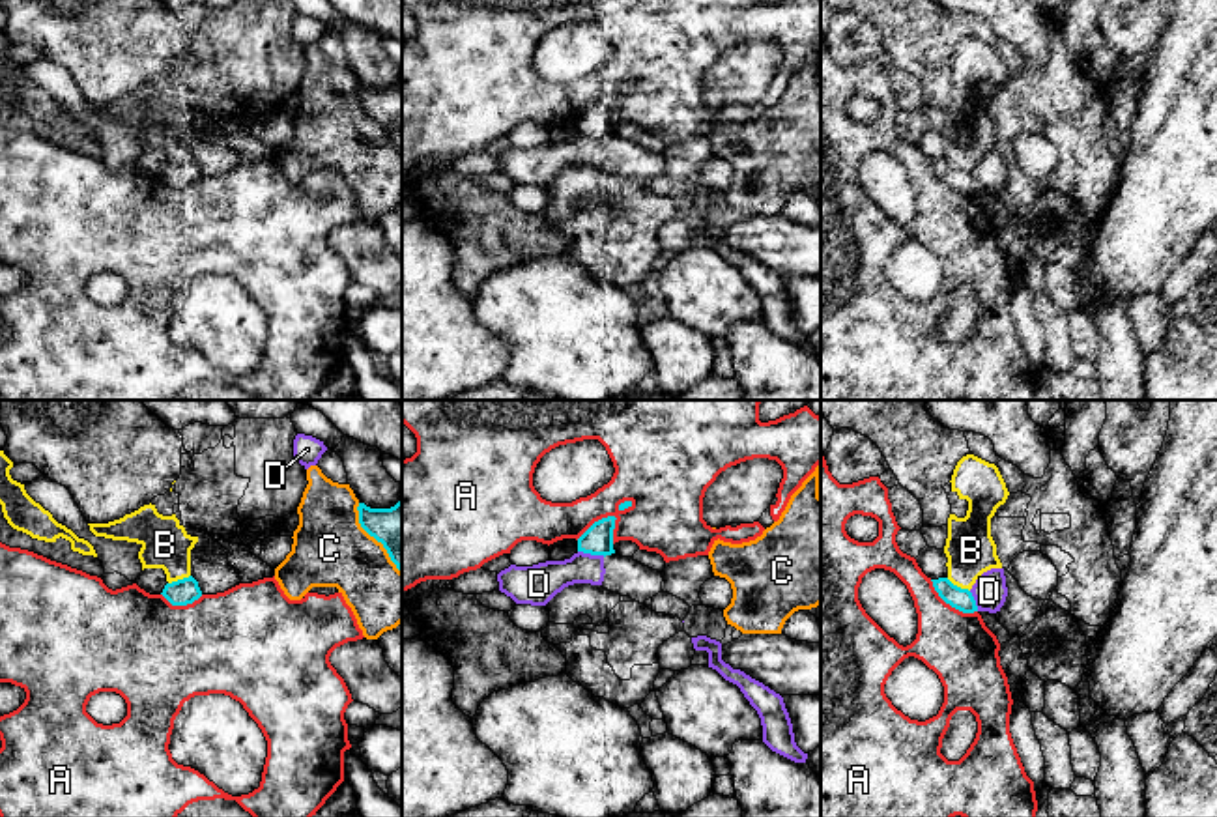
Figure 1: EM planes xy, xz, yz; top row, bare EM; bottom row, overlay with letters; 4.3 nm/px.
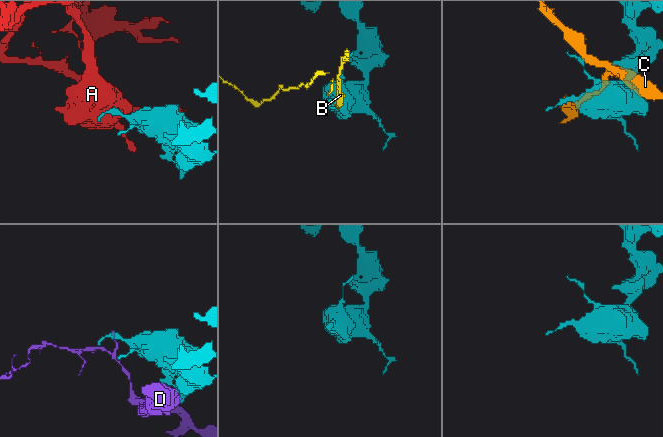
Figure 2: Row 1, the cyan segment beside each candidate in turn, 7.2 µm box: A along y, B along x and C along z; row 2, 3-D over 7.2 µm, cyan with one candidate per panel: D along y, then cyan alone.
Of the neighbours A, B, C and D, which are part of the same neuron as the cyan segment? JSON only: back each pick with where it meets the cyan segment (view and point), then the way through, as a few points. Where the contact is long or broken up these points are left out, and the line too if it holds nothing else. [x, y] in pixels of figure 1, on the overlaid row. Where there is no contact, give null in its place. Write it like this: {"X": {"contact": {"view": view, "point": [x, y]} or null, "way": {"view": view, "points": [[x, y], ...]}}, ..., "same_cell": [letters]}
{"same_cell": []}

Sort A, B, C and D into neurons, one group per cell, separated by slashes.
A / B / C / D

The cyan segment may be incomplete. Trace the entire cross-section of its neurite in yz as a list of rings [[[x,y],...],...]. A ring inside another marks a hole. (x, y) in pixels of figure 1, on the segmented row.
[[[948,578],[931,580],[938,596],[963,613],[978,611],[976,600],[968,589],[953,585]]]

